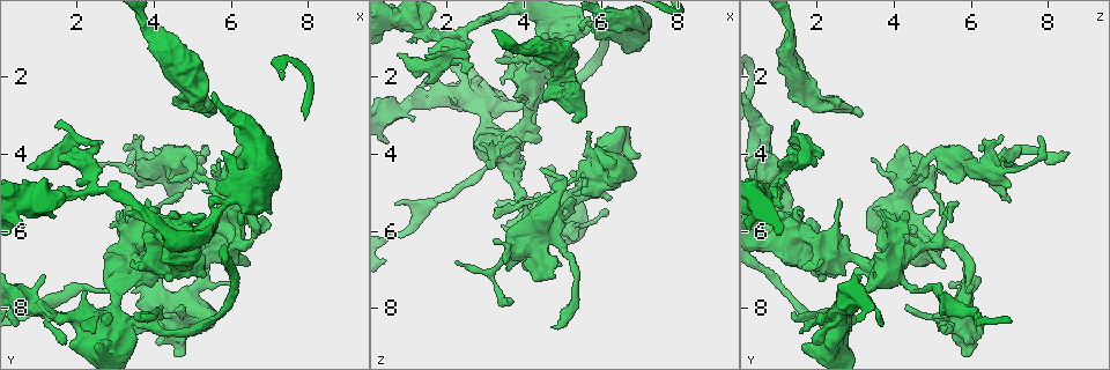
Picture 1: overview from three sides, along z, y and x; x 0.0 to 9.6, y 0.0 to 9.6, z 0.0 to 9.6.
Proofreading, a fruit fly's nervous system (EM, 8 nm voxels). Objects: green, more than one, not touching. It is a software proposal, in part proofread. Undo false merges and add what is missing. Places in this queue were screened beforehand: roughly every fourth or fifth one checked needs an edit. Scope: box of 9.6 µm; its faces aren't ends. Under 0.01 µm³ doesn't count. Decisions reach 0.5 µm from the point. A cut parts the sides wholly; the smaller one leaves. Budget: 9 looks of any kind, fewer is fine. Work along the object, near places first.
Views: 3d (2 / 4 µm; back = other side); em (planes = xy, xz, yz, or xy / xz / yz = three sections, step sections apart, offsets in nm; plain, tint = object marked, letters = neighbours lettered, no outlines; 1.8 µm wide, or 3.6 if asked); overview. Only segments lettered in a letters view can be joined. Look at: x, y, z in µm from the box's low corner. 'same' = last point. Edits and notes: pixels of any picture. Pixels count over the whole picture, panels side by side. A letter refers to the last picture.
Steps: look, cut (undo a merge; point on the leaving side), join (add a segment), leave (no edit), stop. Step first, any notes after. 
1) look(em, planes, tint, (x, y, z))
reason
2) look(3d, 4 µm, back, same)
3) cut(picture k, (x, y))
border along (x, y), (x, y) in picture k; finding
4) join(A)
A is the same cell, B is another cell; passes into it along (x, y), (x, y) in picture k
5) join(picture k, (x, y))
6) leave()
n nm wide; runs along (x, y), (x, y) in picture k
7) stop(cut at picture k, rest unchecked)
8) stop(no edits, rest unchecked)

look(3d, 2 µm, (1.70, 3.60, 1.70))
an open end

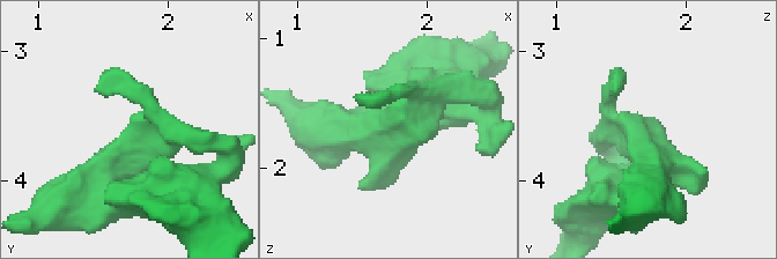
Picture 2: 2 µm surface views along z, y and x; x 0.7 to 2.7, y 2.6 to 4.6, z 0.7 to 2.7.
look(em, planes, tint, (1.70, 3.56, 1.66))

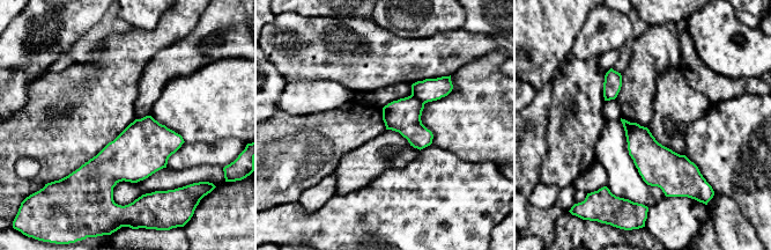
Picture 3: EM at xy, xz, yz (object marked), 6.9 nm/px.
look(em, planes, letters, same)
what lies round it

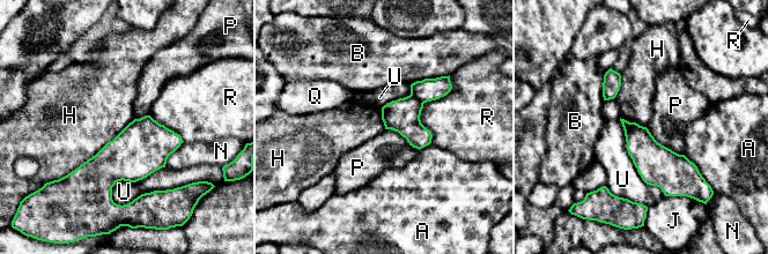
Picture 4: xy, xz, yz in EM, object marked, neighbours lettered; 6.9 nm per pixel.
leave()
220 nm wide; A, B, H, J, N, P, Q, R and U are other cells; none of them fits

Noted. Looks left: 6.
look(em, planes, plain, (1.45, 5.05, 0.90))
branch point

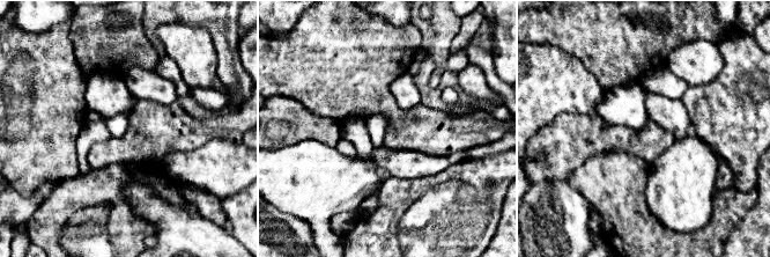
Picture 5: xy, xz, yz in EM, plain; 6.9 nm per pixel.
look(em, planes, tint, same)

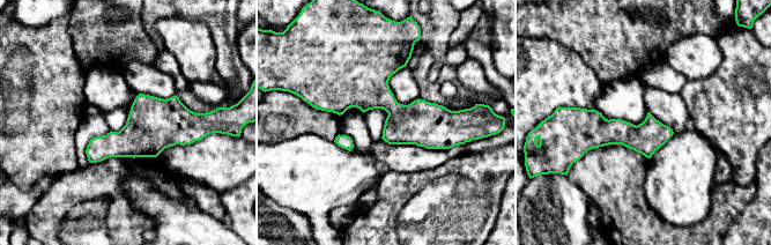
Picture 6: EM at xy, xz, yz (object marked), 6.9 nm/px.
look(em, planes, letters, same)
see the neighbours

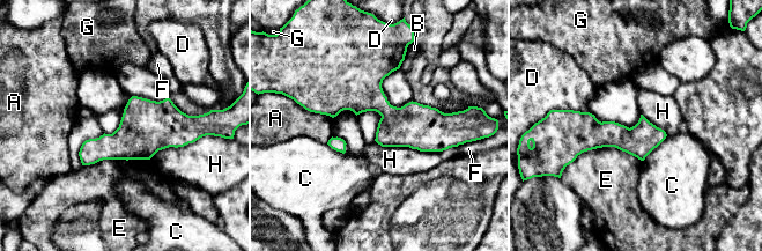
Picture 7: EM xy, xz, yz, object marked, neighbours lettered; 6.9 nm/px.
leave()
H touches over 550 nm; A, B, C, D, E, F, G and H are other cells; runs along (569, 120), (591, 134), (663, 135) in picture 7; continuous, no second neuron

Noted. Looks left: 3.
look(em, planes, letters, (5.15, 2.70, 2.25))
a fork

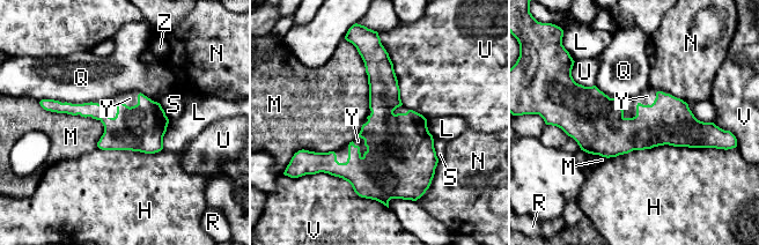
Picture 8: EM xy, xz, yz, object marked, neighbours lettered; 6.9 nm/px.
join(Y)
Y is the same cell, H, L, M, N, Q, R, S, U, V and Z are other cells; passes into it along (669, 120), (645, 105), (647, 96) in picture 8; the neuron continues

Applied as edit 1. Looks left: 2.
look(em, planes, plain, (2.95, 7.65, 3.20))
a narrow waist

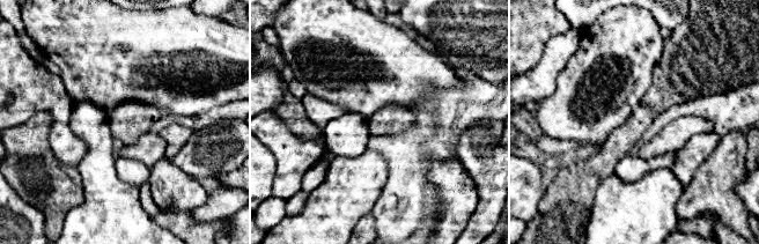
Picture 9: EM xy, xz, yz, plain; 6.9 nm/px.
look(em, planes, letters, same)
see the neighbours

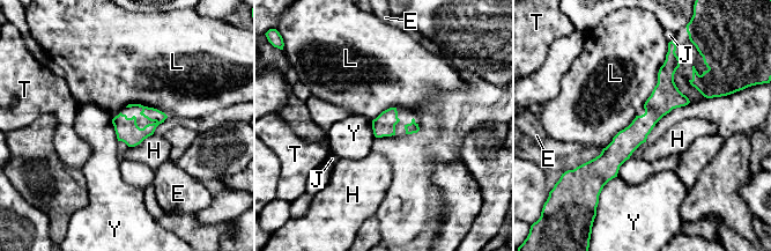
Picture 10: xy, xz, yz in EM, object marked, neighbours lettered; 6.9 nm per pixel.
leave()
E, H, J, L, T and Y are other cells; all the same neuron

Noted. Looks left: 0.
stop(join at picture 8, rest unchecked)

